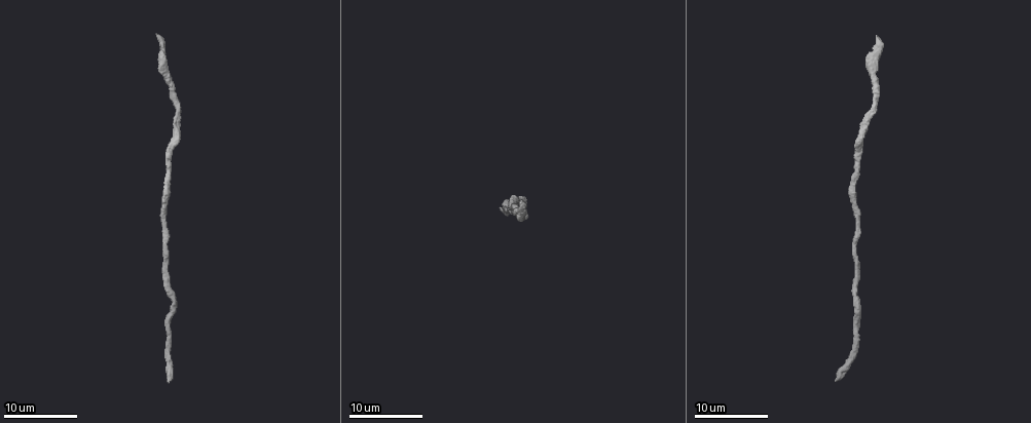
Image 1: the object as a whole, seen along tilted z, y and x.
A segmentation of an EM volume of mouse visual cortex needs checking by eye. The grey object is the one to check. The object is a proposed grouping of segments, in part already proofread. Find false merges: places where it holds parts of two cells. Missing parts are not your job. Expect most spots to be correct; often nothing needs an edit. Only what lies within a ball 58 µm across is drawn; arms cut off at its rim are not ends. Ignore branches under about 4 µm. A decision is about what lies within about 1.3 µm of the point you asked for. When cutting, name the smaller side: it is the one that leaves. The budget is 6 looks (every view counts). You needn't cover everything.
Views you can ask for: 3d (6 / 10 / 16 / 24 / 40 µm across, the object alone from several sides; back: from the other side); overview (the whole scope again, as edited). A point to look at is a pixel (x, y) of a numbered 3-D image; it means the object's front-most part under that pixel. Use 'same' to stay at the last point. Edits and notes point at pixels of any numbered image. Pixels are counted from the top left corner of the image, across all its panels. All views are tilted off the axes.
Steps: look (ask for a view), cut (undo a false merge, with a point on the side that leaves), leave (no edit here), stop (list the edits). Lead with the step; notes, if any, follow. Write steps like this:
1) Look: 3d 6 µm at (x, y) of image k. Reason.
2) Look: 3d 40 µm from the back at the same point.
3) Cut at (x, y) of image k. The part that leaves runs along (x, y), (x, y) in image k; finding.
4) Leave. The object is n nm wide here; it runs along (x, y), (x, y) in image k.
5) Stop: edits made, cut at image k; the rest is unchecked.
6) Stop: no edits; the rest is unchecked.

Look: 3d 6 µm at (168, 294) of image 1. Thin neck.

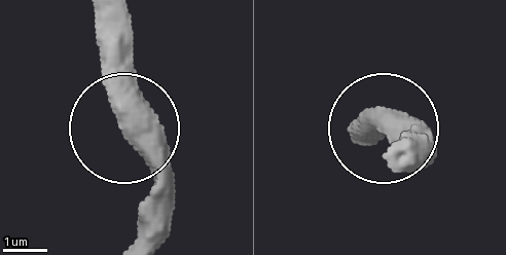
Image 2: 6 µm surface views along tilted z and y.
Leave. All the same cell.

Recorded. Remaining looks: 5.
Look: 3d 16 µm at (852, 204) of image 1.

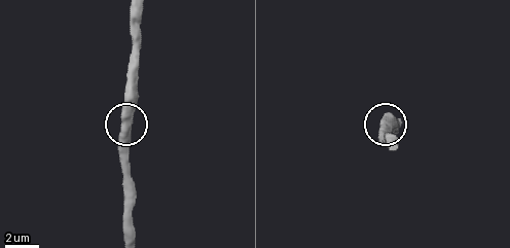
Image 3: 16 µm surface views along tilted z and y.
Look: 3d 6 µm at (125, 124) of image 3.

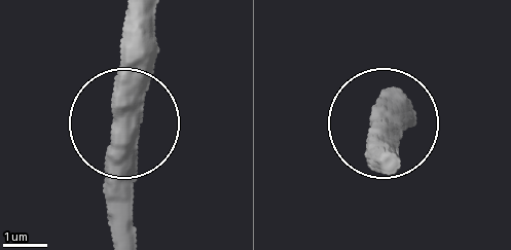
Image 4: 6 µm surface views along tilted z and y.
Leave. The object is 520 nm wide here; it runs along (141, 123), (122, 113), (122, 19) in image 4; all the same cell.

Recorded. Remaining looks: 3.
Look: 3d 10 µm at (163, 243) of image 1. Narrows sharply.

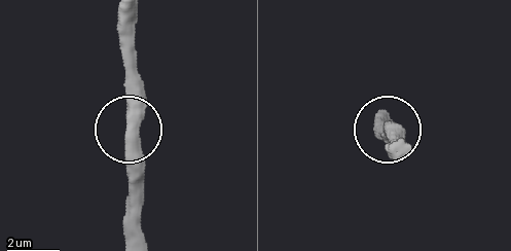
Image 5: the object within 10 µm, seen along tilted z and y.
Leave. It runs along (135, 21), (129, 223) in image 5; one cell here.

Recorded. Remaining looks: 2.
Stop: no edits; the rest is unchecked.

